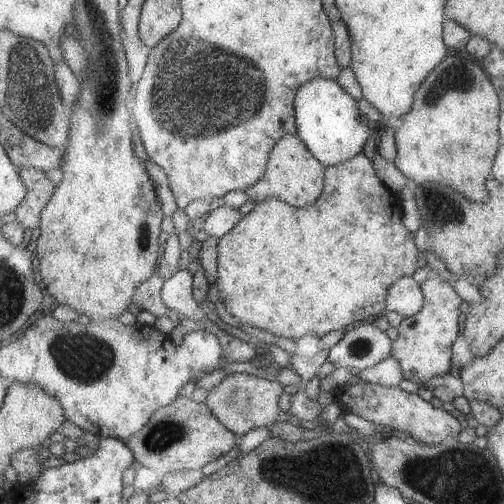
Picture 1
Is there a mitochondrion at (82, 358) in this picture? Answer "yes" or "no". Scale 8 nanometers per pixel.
yes

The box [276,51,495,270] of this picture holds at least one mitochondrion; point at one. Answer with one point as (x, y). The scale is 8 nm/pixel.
(443, 208)

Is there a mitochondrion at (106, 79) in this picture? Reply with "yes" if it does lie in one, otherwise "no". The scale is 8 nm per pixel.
yes

